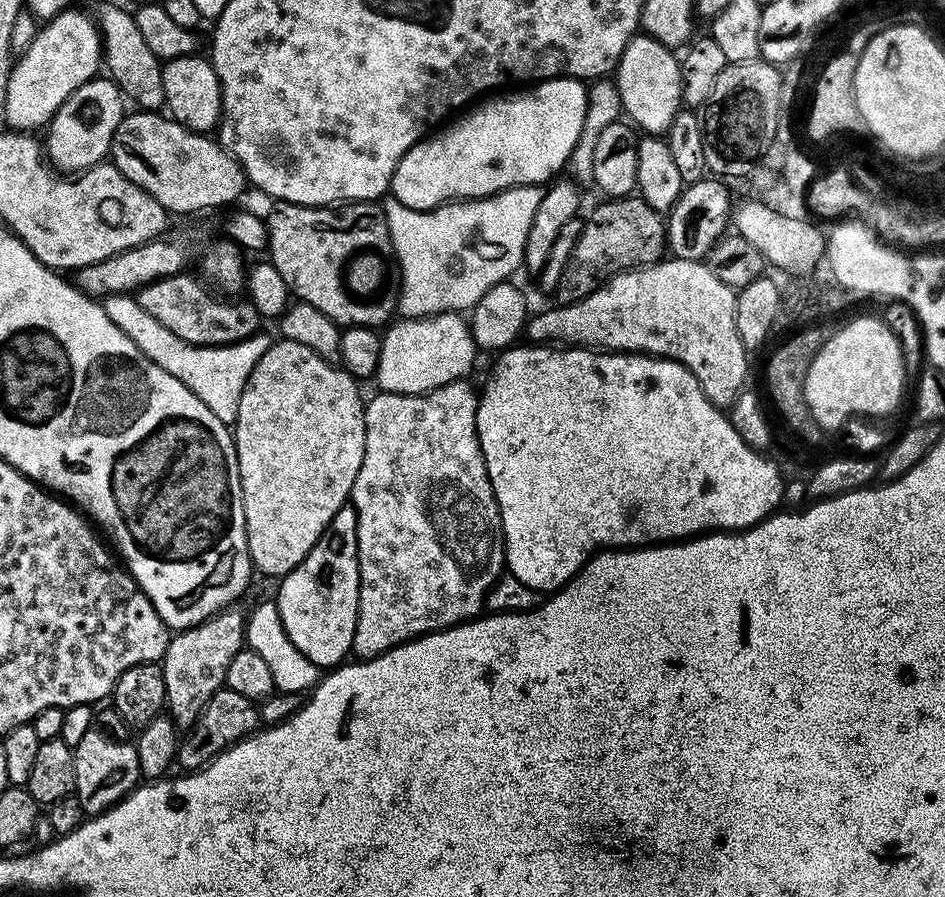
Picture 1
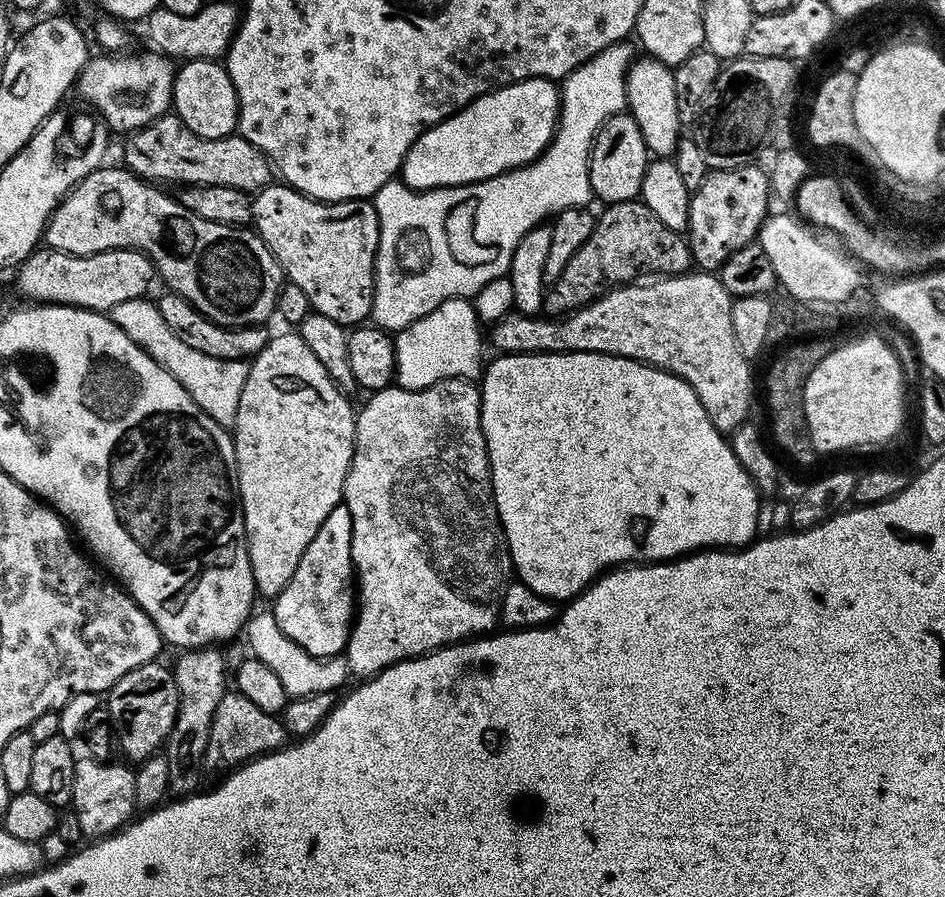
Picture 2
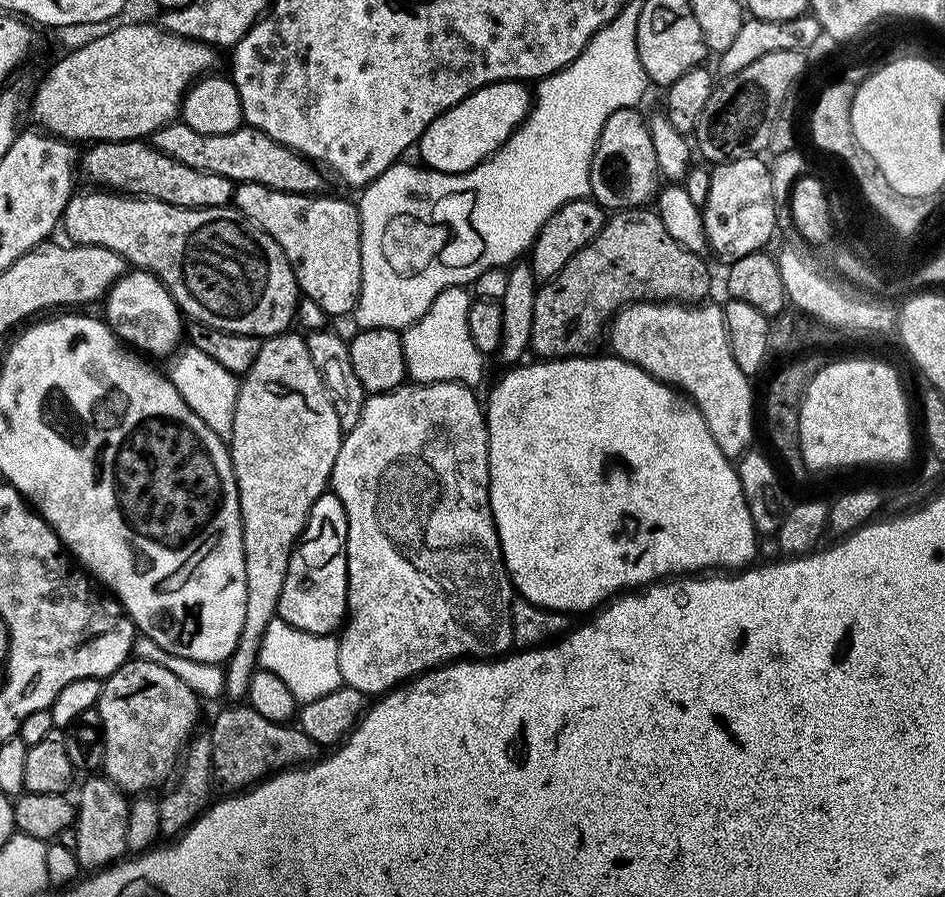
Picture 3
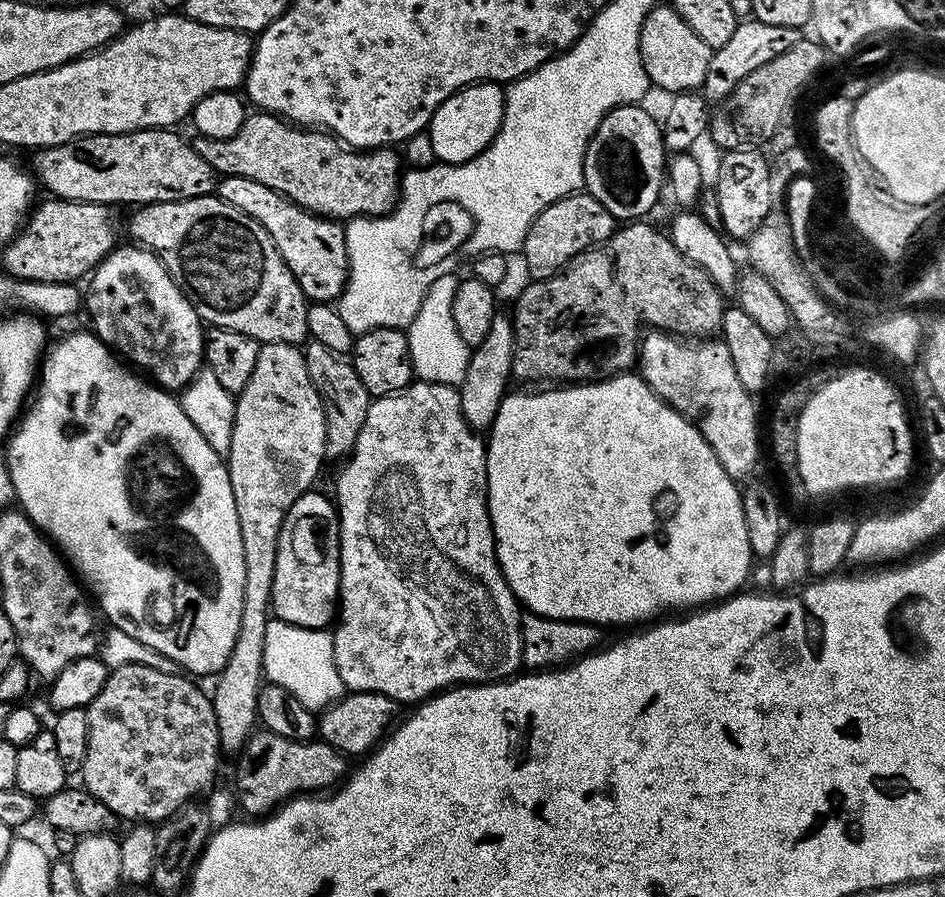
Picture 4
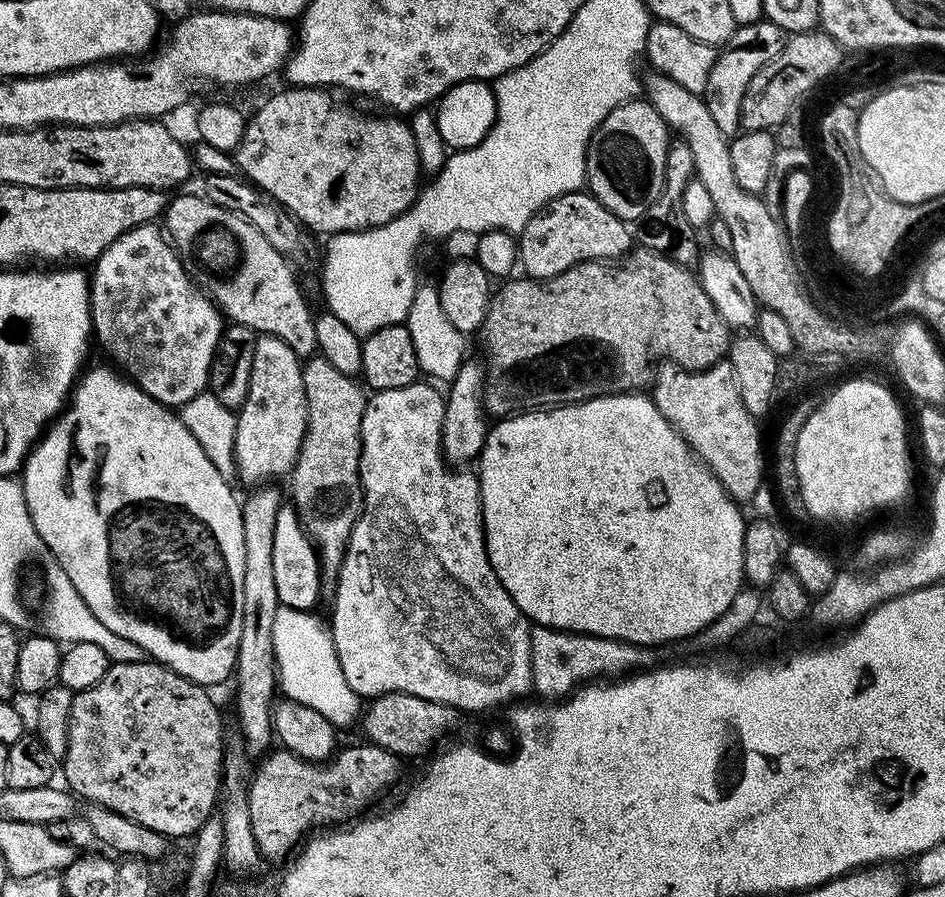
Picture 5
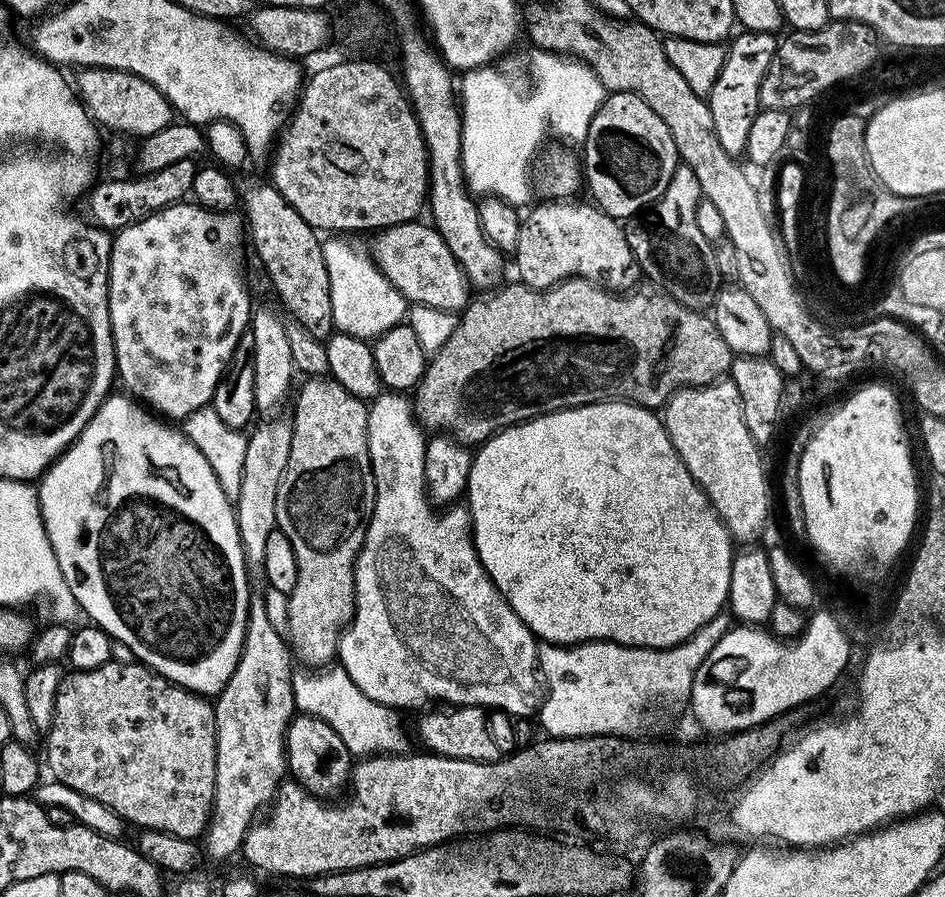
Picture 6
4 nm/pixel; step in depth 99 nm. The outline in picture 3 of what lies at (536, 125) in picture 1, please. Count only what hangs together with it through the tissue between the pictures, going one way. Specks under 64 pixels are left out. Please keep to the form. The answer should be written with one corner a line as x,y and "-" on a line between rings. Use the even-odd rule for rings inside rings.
503,80
474,90
462,102
446,110
420,135
418,149
425,165
434,172
465,172
493,156
524,123
533,97
523,83

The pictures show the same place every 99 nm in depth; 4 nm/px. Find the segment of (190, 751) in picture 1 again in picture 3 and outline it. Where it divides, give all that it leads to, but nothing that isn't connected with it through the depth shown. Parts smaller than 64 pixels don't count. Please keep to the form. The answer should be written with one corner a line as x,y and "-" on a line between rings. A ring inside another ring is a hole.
236,702
231,705
233,708
224,708
216,716
212,724
210,735
212,737
212,778
217,785
220,784
228,794
245,791
253,784
267,780
269,776
284,771
286,768
299,768
307,766
317,759
318,746
295,723
279,724
270,722
270,718
262,718
258,710
248,707
247,703

